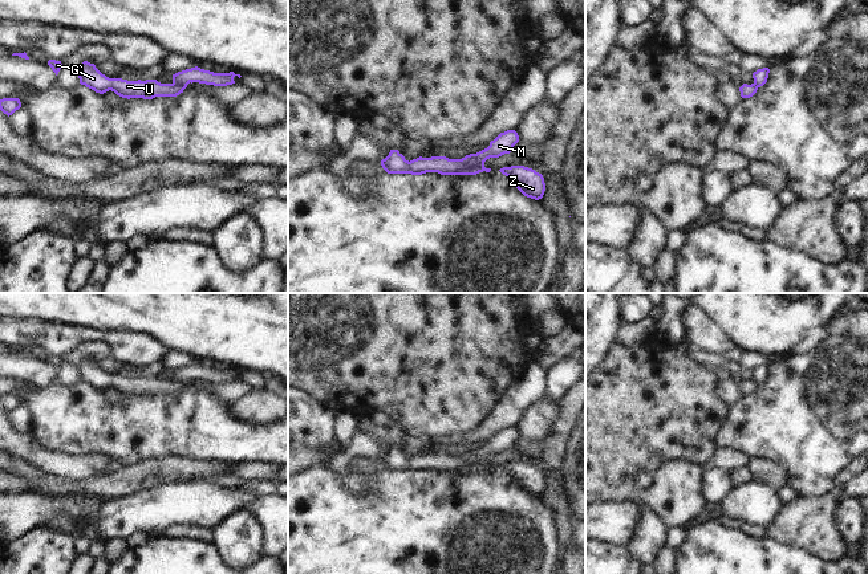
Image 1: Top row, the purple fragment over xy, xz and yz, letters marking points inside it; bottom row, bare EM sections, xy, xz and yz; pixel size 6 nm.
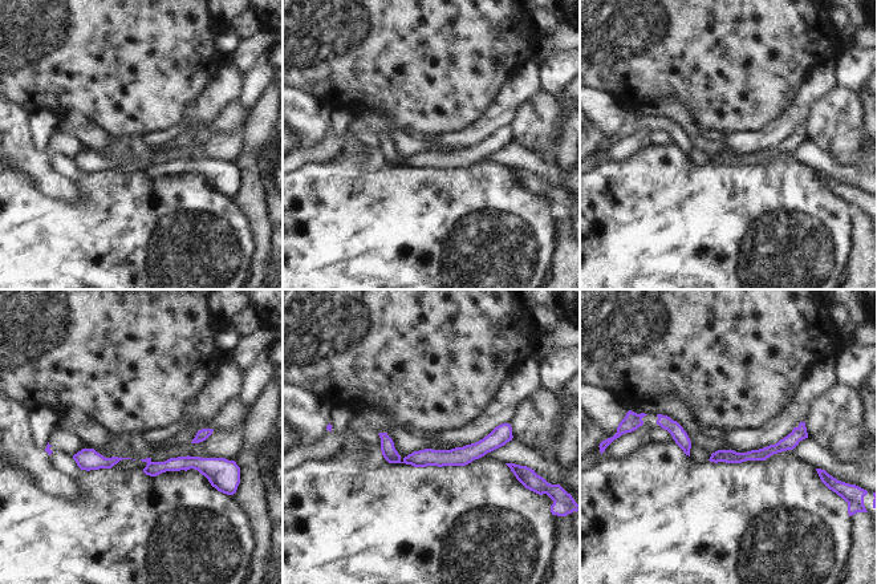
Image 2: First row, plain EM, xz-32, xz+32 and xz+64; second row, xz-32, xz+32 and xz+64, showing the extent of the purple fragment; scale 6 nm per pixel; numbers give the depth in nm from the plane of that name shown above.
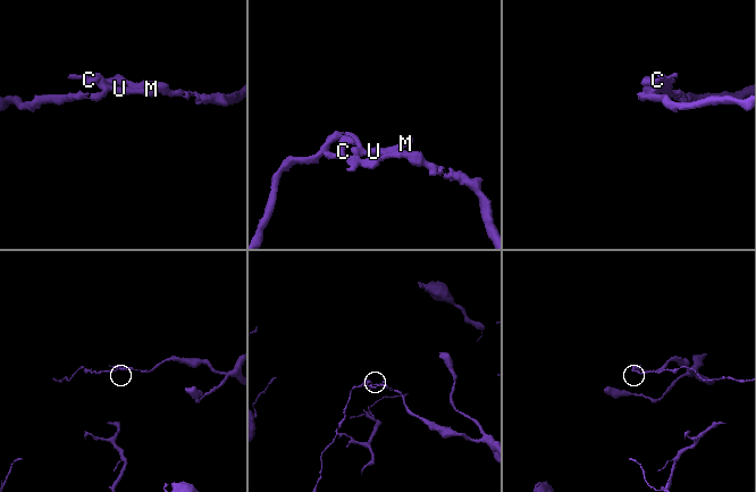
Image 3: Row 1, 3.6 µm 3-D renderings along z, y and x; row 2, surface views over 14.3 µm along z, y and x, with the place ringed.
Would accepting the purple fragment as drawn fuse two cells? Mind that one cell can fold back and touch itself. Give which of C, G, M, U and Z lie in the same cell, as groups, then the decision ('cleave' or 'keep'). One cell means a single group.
C Z / G M U | cleave

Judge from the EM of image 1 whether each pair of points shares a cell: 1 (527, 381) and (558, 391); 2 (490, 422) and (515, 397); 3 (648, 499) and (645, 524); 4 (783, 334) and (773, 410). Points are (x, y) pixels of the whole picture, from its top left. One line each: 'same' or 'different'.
1: different
2: same
3: different
4: different

